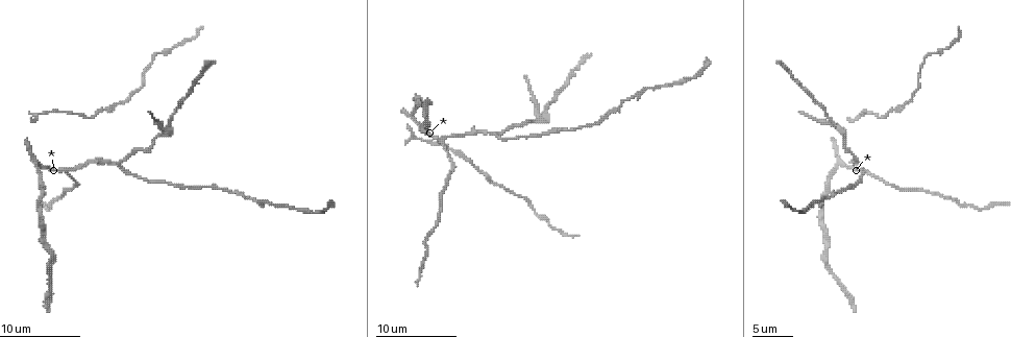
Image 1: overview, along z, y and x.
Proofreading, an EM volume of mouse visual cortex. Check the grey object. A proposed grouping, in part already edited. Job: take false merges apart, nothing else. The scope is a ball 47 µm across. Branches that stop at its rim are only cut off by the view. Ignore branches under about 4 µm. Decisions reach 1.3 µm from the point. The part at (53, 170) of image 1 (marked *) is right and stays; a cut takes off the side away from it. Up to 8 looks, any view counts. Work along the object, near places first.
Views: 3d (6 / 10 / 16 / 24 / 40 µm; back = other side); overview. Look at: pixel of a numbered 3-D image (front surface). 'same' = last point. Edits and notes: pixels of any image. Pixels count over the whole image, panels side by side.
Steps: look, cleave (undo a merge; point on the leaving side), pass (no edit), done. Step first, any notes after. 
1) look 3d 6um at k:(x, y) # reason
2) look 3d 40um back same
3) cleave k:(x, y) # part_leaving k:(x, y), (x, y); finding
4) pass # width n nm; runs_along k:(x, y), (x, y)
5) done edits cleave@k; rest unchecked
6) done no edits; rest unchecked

look 3d 16um at 1:(439, 216) # calibre changes

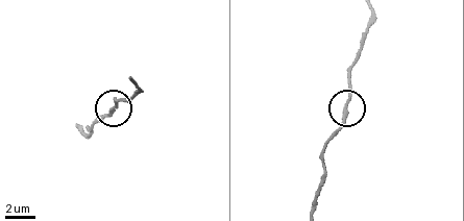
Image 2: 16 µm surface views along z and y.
pass # runs_along 2:(369, 9), (370, 20), (351, 73), (348, 109), (337, 134); all the same neuron

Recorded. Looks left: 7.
look 3d 6um at 1:(856, 163)

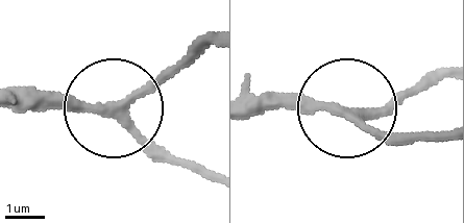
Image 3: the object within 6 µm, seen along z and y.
look 3d 6um back at 3:(122, 115)

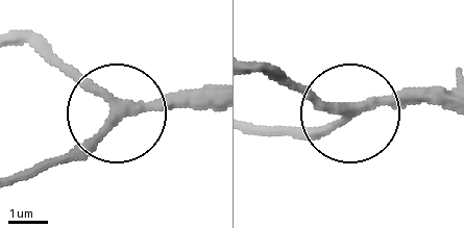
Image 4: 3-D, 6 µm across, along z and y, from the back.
pass # runs_along 4:(446, 101), (326, 110), (279, 74); continuous, no second neuron

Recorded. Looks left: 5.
look 3d 10um at 1:(444, 140) # three arms meet

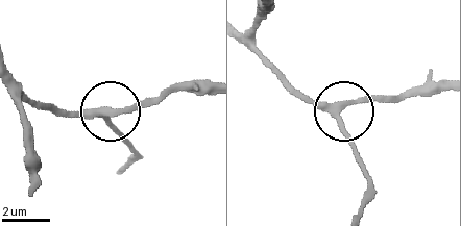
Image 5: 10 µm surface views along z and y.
look 3d 6um at 5:(105, 112)

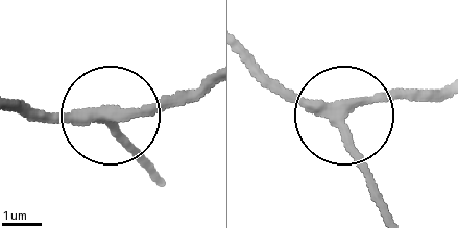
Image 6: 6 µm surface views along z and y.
pass # width 270 nm; runs_along 6:(49, 118), (105, 118), (142, 163); one neuron here

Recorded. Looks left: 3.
look 3d 10um at 1:(479, 168) # calibre changes

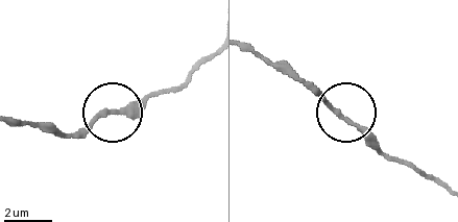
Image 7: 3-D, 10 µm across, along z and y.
look 3d 10um back at 7:(345, 119)

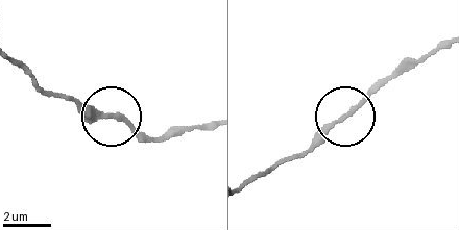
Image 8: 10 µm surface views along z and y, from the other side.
pass # width 210 nm; one neuron here

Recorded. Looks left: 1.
done no edits; rest unchecked

